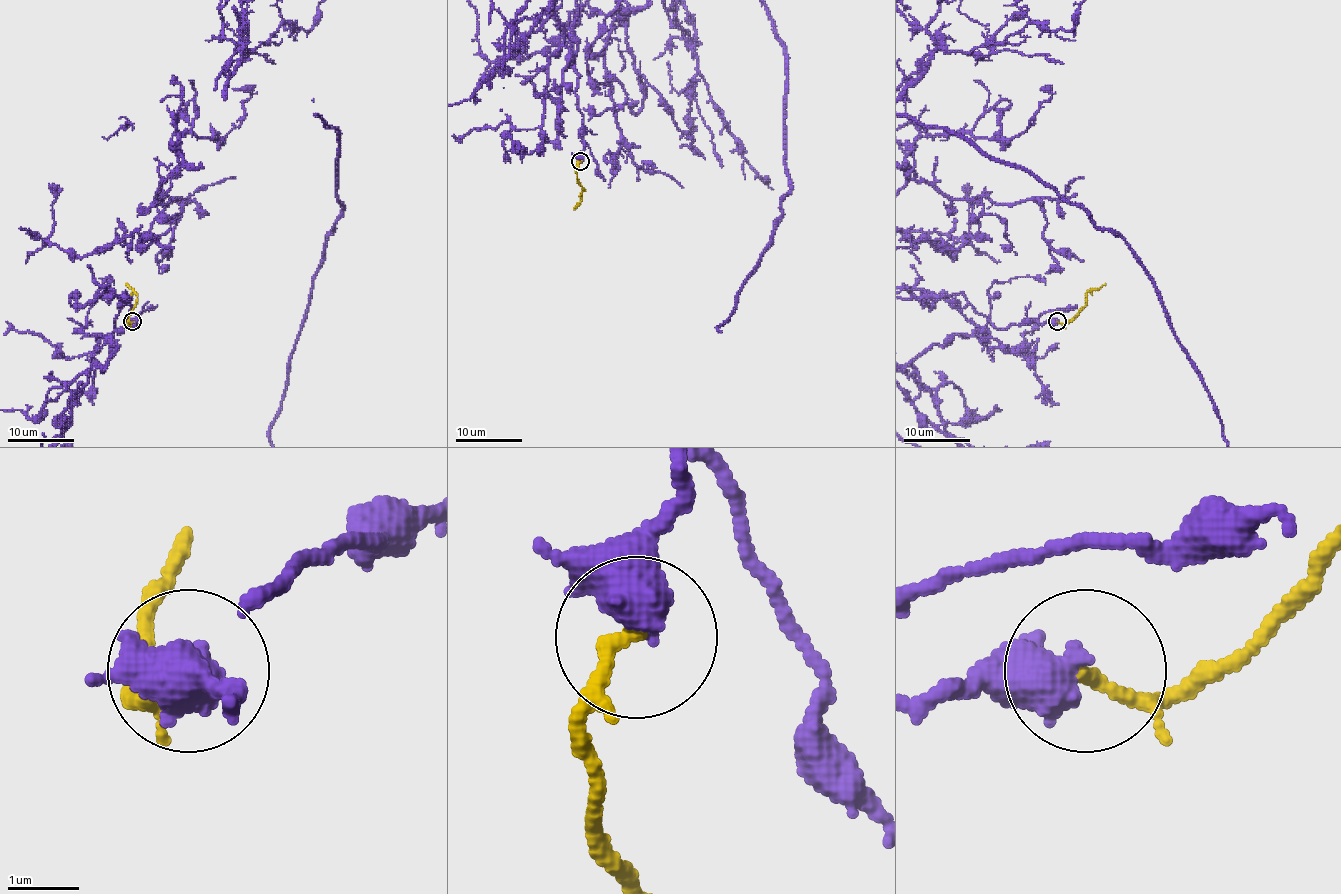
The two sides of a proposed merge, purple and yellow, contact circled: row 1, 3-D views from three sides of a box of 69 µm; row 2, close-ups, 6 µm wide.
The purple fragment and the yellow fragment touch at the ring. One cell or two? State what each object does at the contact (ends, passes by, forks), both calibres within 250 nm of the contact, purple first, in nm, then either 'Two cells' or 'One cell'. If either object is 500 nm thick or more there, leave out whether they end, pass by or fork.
Thickness 650 nm (purple) against 220 nm. Two cells

